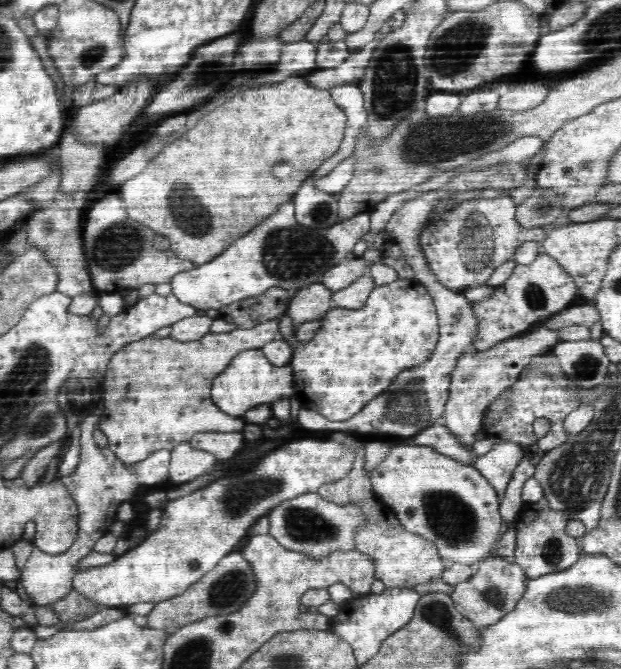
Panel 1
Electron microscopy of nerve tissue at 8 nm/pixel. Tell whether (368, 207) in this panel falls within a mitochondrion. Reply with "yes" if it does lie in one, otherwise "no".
no

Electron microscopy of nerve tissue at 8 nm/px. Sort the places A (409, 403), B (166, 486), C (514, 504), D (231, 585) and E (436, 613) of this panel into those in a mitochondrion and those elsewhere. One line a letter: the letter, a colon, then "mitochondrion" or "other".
A: mitochondrion
B: other
C: other
D: mitochondrion
E: mitochondrion

